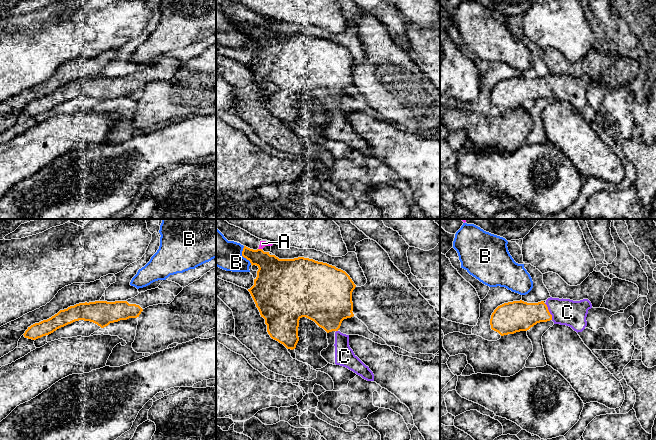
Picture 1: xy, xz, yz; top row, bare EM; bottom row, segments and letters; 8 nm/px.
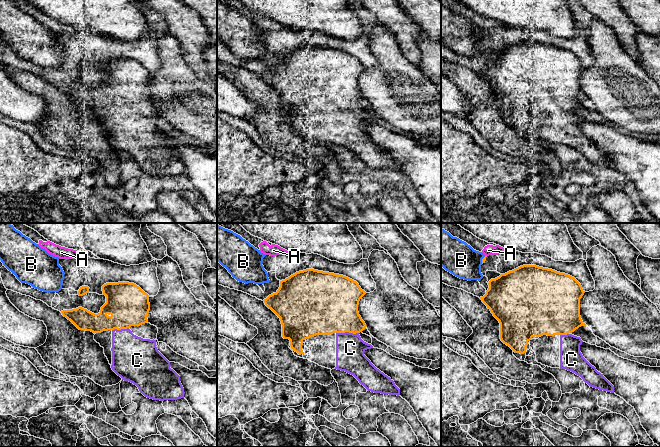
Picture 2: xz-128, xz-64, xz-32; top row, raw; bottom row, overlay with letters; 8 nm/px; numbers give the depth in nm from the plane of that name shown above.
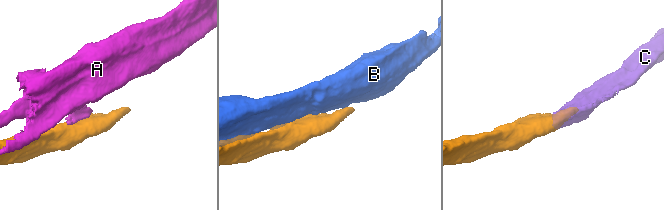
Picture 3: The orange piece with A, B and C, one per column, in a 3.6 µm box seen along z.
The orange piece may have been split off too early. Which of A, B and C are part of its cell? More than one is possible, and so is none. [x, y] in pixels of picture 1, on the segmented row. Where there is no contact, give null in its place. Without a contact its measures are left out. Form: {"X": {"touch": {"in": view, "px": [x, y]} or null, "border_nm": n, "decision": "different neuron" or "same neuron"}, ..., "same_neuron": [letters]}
{"A": {"touch": {"in": "xz", "px": [260, 249]}, "border_nm": 30, "decision": "different neuron"}, "B": {"touch": {"in": "xz", "px": [243, 256]}, "border_nm": 170, "decision": "different neuron"}, "C": {"touch": {"in": "yz", "px": [548, 311]}, "border_nm": 150, "decision": "same neuron"}, "same_neuron": ["C"]}

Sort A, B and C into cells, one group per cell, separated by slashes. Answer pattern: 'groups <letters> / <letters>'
groups A / B / C

